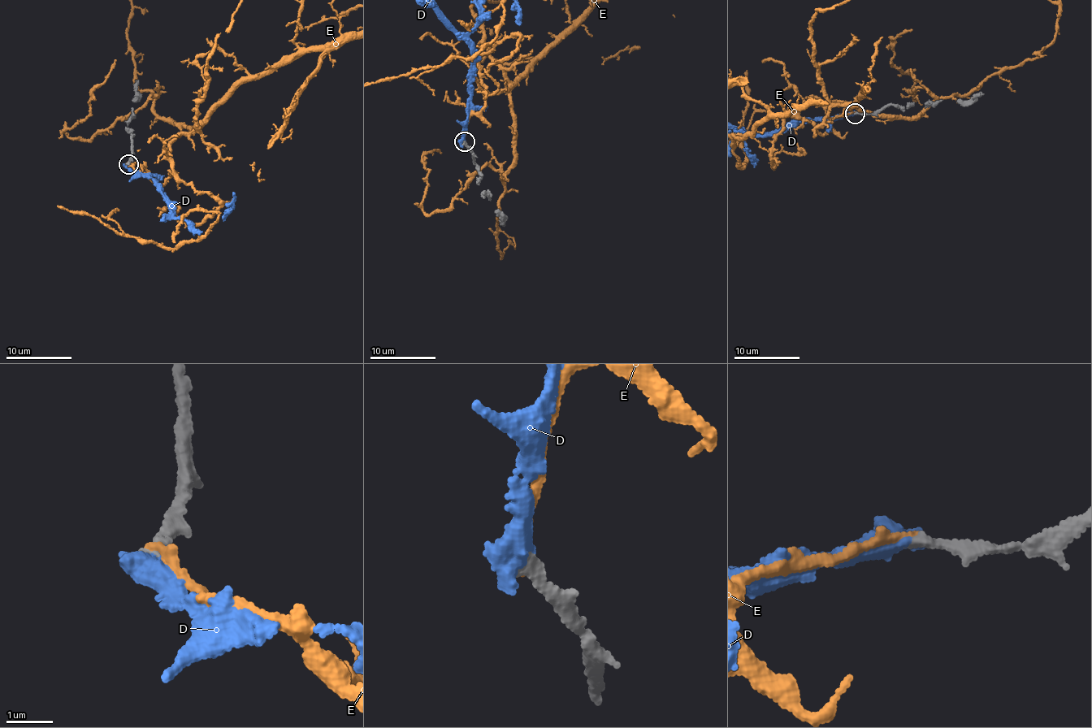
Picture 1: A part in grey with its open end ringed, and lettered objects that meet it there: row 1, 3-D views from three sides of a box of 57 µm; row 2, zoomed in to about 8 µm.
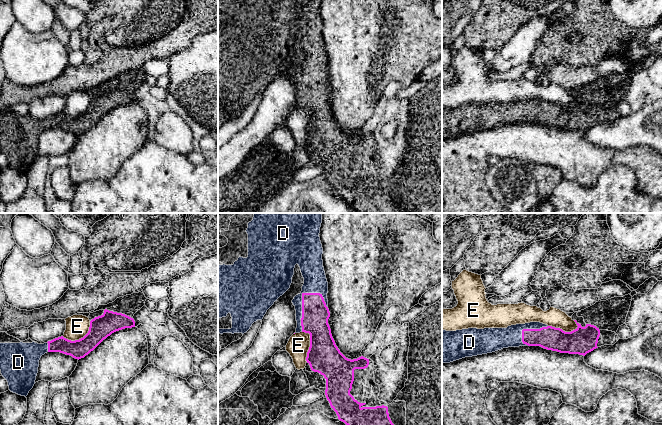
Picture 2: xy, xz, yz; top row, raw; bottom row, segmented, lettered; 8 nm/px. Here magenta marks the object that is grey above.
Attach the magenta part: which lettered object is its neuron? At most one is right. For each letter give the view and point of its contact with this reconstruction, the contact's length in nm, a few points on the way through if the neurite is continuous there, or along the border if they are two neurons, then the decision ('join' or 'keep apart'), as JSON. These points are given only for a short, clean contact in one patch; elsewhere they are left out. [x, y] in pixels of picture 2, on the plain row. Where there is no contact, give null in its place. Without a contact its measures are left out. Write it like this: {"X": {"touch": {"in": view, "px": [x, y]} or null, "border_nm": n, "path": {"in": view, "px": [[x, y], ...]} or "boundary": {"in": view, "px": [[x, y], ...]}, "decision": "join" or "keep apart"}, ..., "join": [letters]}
{"D": {"touch": {"in": "xz", "px": [302, 80]}, "border_nm": 360, "decision": "join"}, "E": {"touch": {"in": "yz", "px": [562, 106]}, "border_nm": 240, "boundary": {"in": "yz", "px": [[548, 101], [559, 103], [565, 107], [572, 107], [578, 102]]}, "decision": "keep apart"}, "join": ["D"]}

